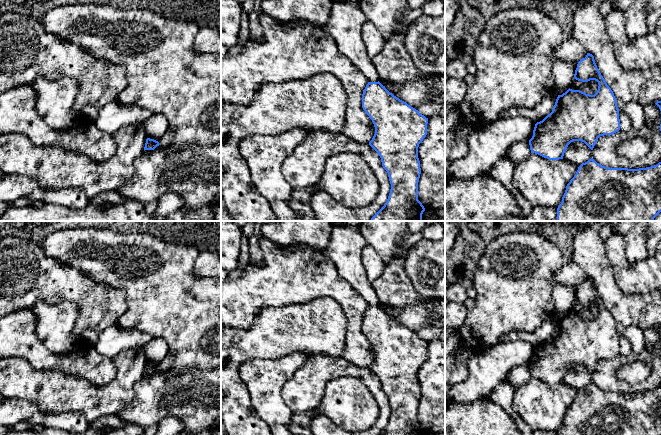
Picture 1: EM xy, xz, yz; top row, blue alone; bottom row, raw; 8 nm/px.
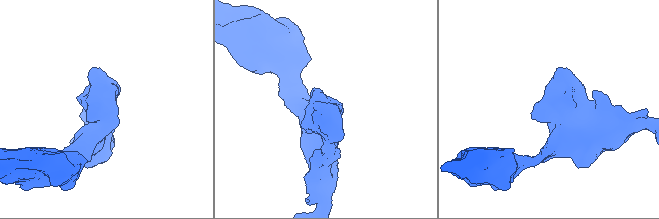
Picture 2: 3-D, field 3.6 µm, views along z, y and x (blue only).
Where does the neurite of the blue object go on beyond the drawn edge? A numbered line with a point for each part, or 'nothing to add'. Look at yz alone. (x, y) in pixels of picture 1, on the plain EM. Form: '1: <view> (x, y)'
nothing to add

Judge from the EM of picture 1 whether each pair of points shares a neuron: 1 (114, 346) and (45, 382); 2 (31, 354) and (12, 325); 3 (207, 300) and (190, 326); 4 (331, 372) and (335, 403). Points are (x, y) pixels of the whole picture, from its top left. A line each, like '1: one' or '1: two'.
1: two
2: one
3: one
4: two

